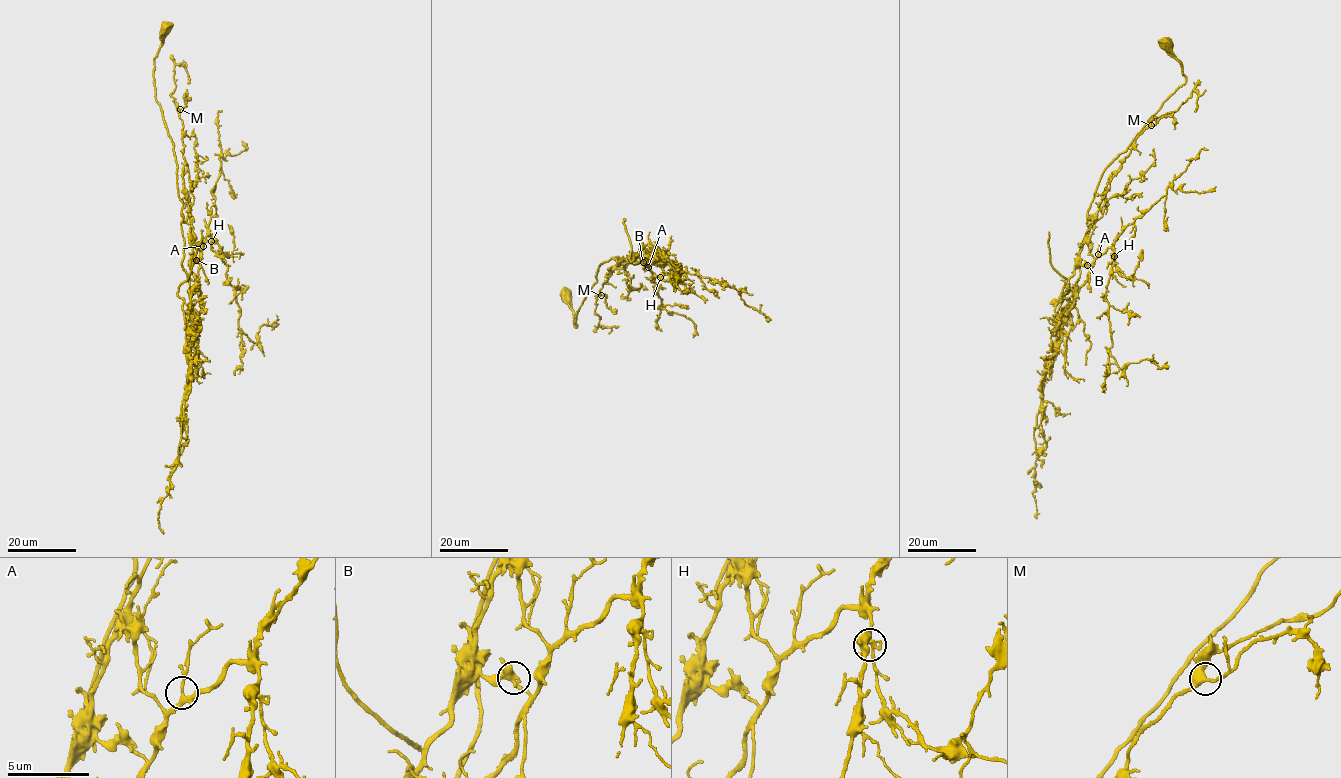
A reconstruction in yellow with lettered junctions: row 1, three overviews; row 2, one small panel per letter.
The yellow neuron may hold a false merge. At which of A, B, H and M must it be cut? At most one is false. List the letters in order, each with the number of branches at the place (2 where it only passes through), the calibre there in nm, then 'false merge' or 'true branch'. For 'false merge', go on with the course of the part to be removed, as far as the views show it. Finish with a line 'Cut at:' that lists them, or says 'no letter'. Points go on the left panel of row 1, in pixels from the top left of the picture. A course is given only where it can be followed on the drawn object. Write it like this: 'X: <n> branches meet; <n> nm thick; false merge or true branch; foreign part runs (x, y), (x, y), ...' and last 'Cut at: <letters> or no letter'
A: 3 branches meet; 240 nm thick; true branch
B: 3 branches meet; 400 nm thick; false merge; foreign part runs (197, 260), (191, 268), (195, 280), (190, 305), (197, 317), (189, 344), (178, 463), (158, 512), (163, 534)
H: 3 branches meet; 240 nm thick; true branch
M: 3 branches meet; 360 nm thick; true branch
Cut at: B

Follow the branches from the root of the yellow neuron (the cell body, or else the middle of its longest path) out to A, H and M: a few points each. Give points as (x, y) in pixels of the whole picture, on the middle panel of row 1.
A: (566, 294), (576, 327), (577, 312), (596, 281), (600, 264), (612, 258), (622, 264), (631, 258), (648, 267)
H: (566, 294), (576, 327), (577, 312), (596, 281), (600, 264), (612, 258), (622, 264), (632, 258), (660, 277)
M: (566, 294), (576, 327), (577, 312), (600, 264), (612, 258), (623, 263), (606, 276), (601, 295)

